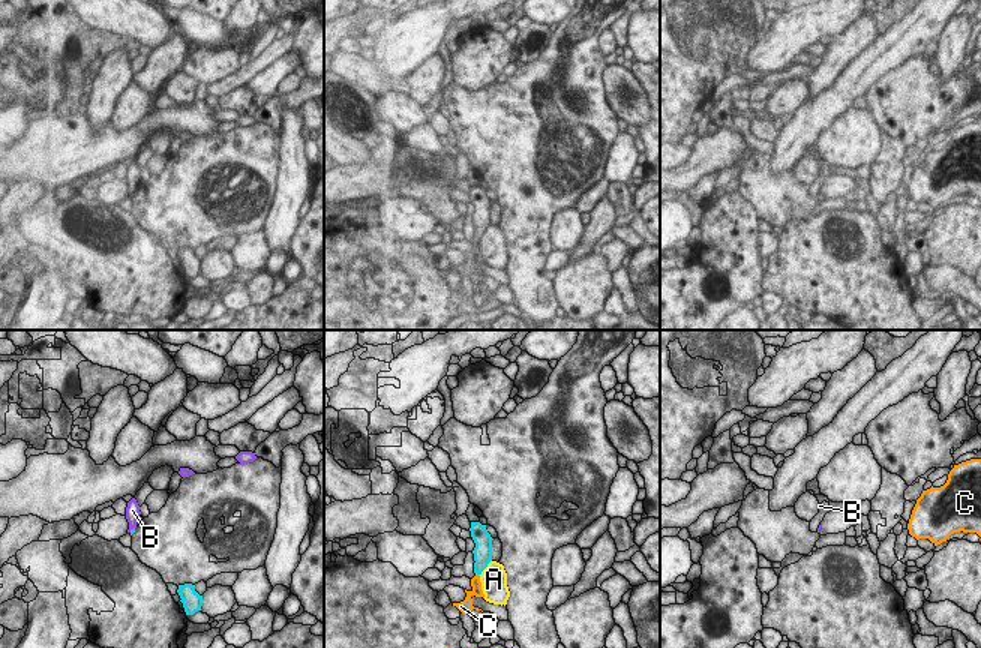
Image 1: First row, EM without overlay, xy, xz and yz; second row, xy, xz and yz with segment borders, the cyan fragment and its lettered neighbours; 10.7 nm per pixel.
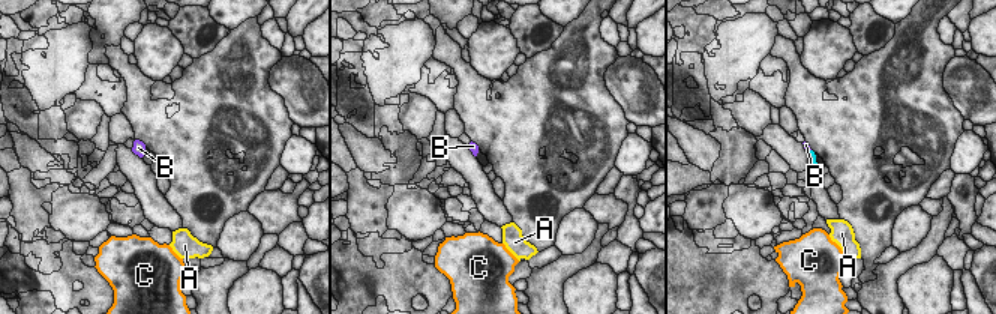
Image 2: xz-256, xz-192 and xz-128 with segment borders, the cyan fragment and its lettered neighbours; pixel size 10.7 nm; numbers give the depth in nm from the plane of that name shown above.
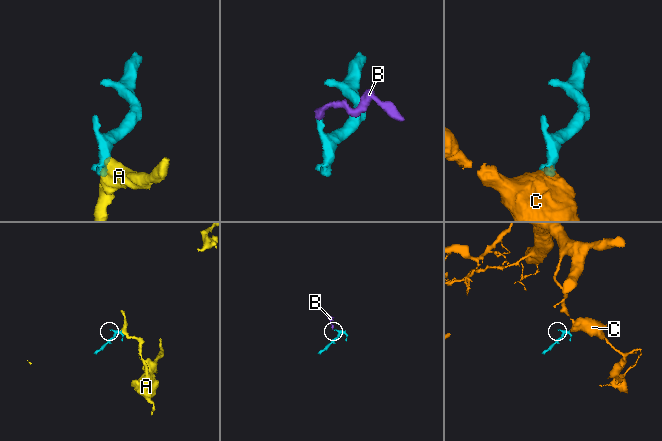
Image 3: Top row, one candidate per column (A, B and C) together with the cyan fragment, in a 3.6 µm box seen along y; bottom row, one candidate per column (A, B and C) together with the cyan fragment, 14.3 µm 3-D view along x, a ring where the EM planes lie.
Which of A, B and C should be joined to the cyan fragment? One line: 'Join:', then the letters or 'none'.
Join: C.

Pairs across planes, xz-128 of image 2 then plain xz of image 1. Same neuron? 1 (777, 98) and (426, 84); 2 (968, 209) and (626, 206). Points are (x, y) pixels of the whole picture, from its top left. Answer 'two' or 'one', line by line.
1: one
2: one

